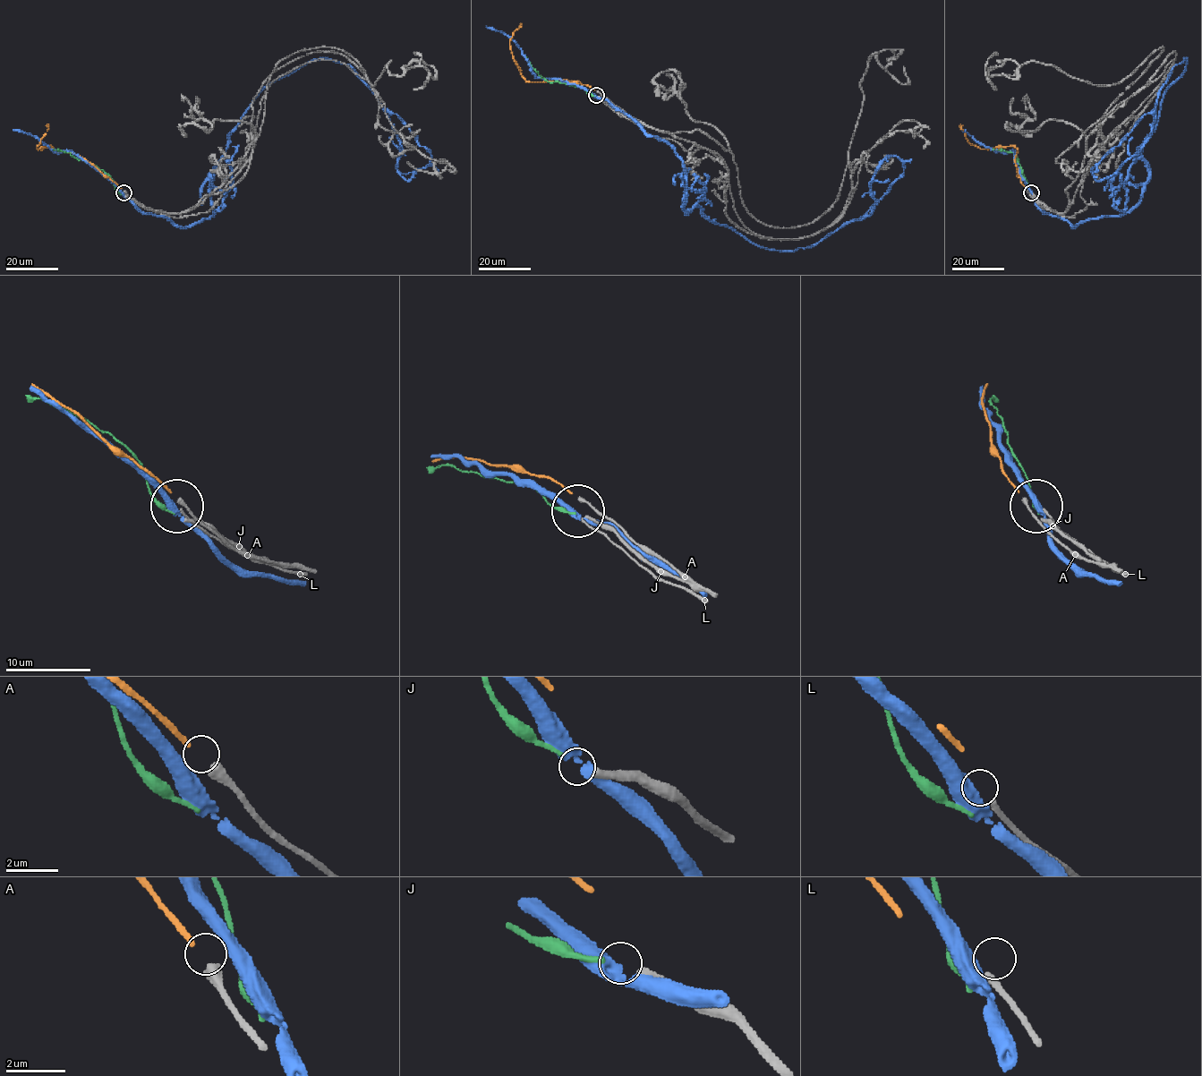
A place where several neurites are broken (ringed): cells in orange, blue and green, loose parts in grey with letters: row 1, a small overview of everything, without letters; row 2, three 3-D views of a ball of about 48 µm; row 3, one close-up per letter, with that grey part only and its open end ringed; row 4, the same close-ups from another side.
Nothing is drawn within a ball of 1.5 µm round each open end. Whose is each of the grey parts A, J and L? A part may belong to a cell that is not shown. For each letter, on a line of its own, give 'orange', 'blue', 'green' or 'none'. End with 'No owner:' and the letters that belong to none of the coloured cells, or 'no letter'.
A: orange
J: none
L: none
No owner: J, L

